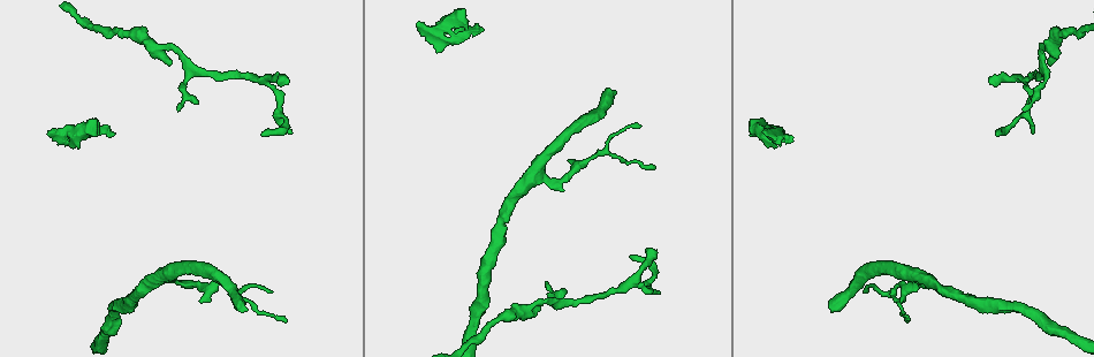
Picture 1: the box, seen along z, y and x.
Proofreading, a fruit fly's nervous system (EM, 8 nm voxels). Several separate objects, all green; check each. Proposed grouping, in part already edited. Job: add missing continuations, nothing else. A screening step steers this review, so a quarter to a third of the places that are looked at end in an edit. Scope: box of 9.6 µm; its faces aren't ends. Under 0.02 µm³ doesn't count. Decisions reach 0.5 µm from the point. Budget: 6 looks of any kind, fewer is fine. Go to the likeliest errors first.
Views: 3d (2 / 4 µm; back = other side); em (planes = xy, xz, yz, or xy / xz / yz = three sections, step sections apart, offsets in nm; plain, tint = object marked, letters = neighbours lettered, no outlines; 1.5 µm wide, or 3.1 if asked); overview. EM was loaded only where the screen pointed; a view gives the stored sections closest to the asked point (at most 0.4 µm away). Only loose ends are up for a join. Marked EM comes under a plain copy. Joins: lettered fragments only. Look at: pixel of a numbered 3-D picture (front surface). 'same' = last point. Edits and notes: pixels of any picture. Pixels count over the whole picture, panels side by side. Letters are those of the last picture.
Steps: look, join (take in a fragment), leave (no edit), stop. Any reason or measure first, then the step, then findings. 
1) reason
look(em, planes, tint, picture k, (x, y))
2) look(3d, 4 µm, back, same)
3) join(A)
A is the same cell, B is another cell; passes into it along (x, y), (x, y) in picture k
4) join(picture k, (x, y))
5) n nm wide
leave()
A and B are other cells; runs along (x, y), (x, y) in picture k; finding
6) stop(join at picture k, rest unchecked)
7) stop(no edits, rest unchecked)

look(em, xz, step 4, letters, picture 1, (831, 311))

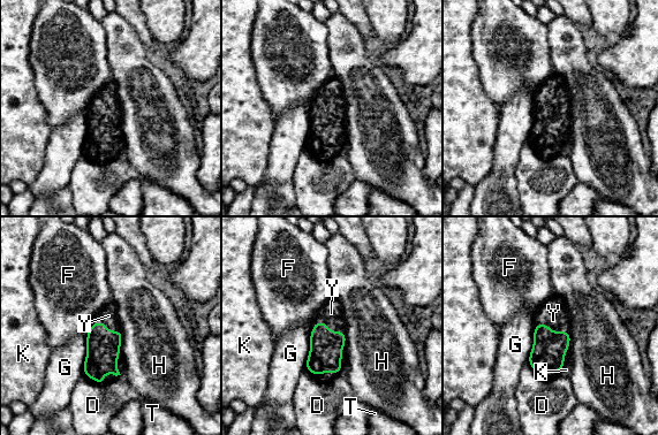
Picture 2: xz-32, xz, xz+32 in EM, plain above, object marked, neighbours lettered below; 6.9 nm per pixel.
140 nm wide
join(Y)
Y is the same cell, D, F, G, H, K and T are other cells; passes into it along (326, 346), (328, 328), (331, 313) in picture 2; it goes on there

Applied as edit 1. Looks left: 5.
redraw
look(overview)

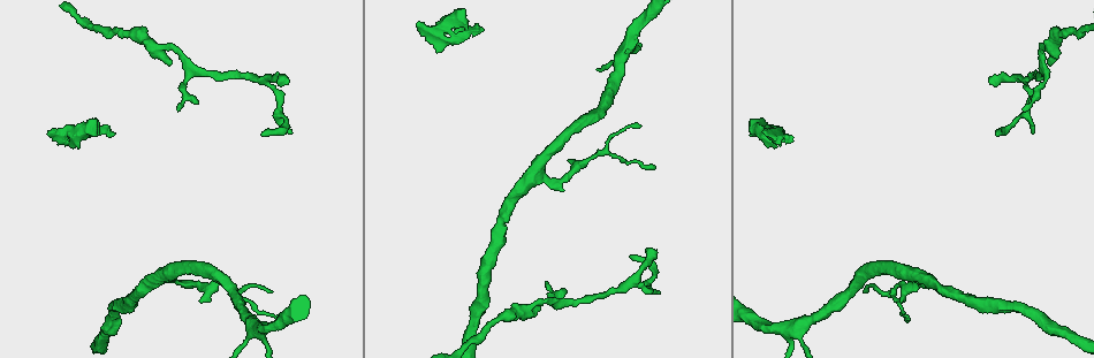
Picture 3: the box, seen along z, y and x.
free end
look(3d, 2 µm, picture 3, (481, 31))

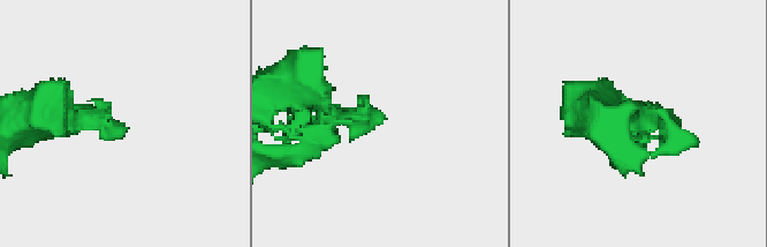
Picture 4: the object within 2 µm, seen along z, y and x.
look(em, planes, letters, picture 4, (384, 118))

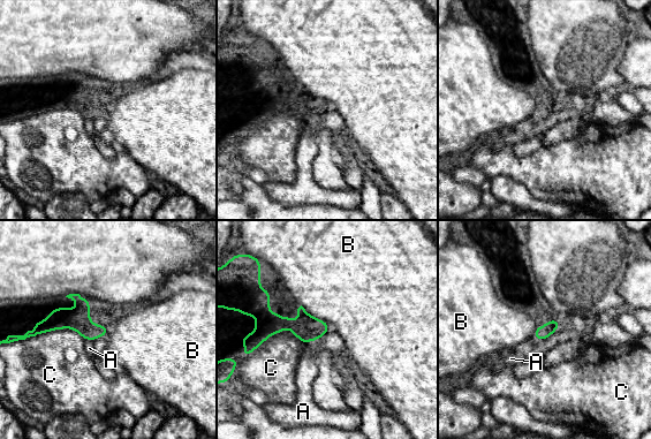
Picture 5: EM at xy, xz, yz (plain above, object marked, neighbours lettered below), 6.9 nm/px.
leave()
A, B and C are other cells; runs along (258, 323), (325, 328) in picture 5; none of them fits

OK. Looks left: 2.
stop(join at picture 2, rest unchecked)

